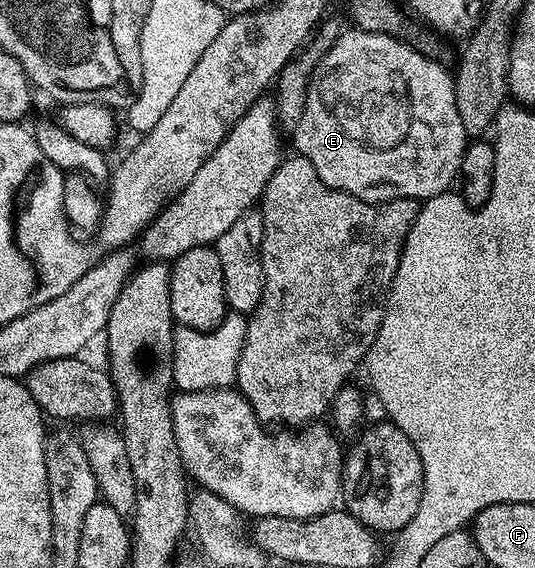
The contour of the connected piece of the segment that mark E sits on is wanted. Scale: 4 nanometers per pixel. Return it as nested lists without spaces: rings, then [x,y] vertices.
[[[352,27],[350,31],[344,31],[342,35],[339,35],[335,45],[321,58],[311,76],[308,94],[305,98],[304,113],[293,133],[295,144],[299,147],[296,148],[298,155],[309,158],[309,162],[313,162],[313,170],[317,170],[321,182],[325,182],[330,188],[335,188],[339,192],[348,192],[350,196],[355,196],[359,200],[372,202],[418,200],[422,202],[448,191],[454,185],[451,183],[456,183],[461,158],[469,147],[469,137],[457,112],[454,75],[450,71],[447,73],[437,61],[430,60],[429,57],[422,56],[419,52],[414,52],[407,44],[402,44],[402,39],[396,38],[394,35],[367,33],[357,27]]]

